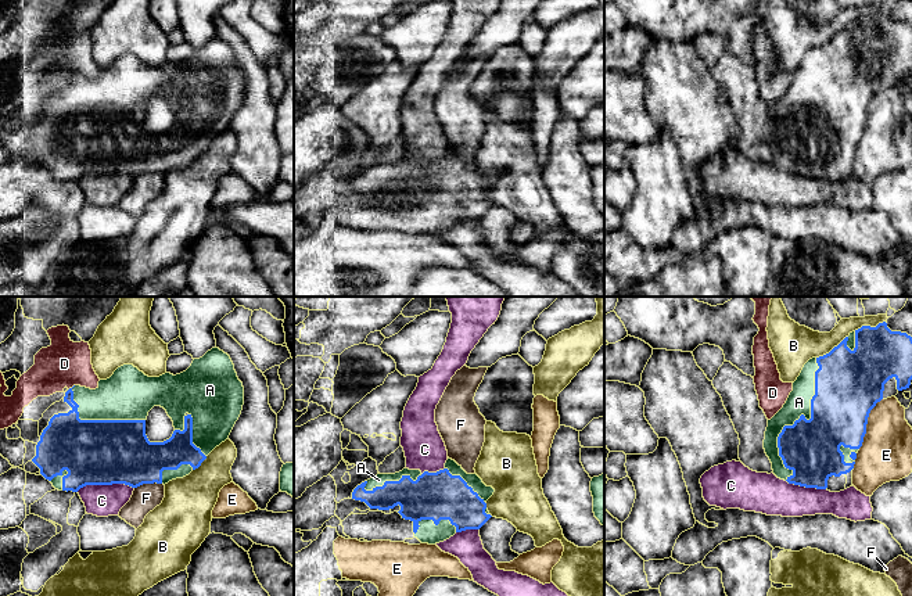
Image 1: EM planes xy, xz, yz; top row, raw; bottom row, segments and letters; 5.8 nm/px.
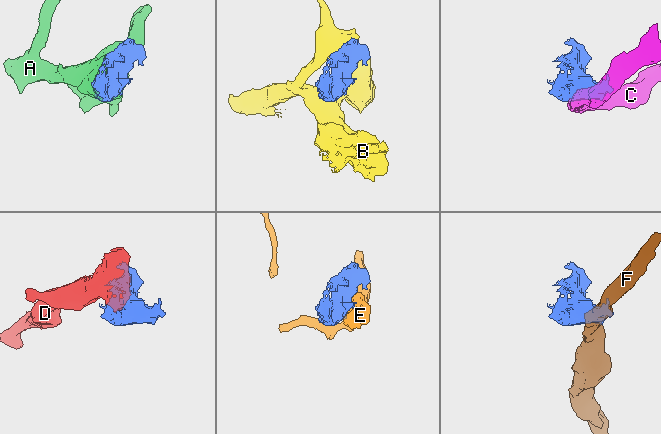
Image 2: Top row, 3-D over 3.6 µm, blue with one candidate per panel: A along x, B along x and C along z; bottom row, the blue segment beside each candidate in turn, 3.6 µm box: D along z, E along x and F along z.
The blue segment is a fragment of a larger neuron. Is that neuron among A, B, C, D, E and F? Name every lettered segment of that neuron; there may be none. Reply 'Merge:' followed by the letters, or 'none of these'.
Merge: A

